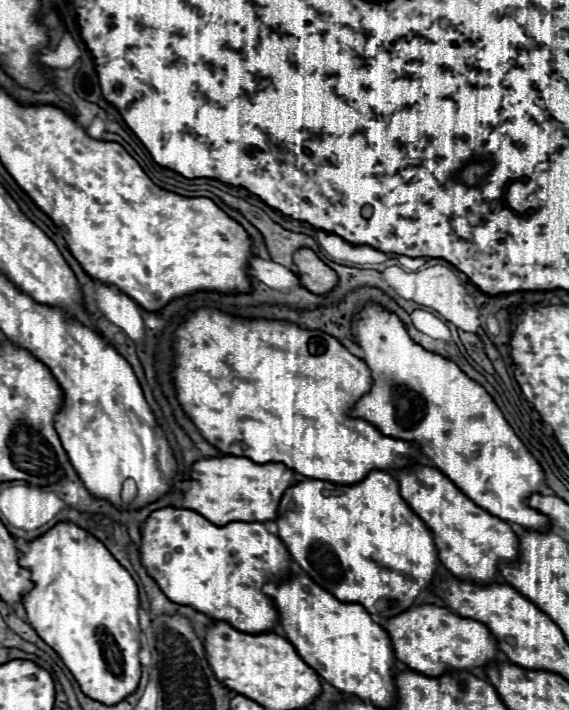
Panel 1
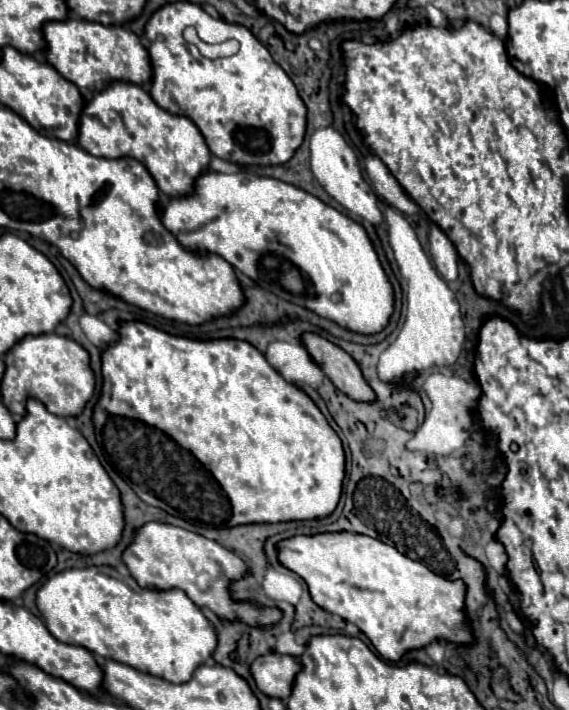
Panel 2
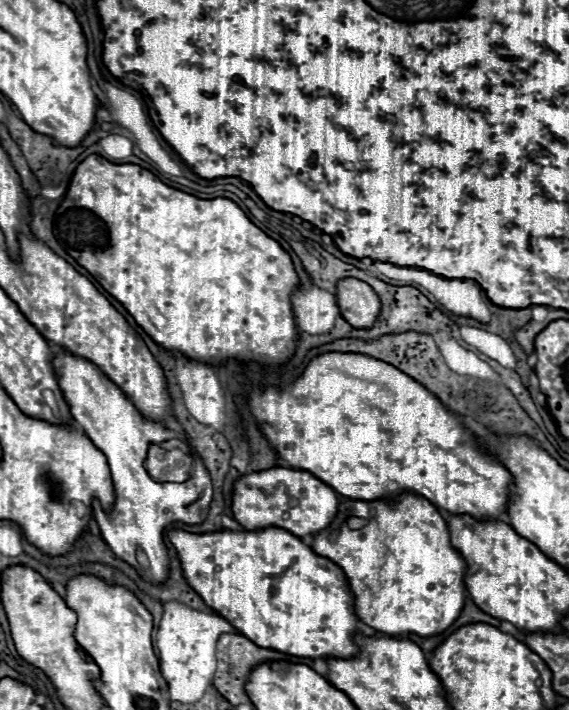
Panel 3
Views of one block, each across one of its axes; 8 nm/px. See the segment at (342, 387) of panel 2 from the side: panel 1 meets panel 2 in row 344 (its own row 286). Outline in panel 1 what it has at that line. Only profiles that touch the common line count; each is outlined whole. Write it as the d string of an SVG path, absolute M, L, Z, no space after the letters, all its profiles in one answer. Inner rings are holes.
M310 248L298 250L294 254L294 262L298 268L298 278L302 280L302 286L312 294L326 296L338 286L336 272L330 266L326 266Z

